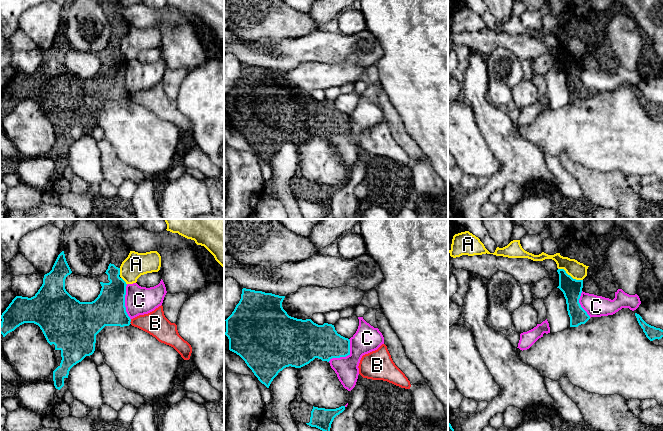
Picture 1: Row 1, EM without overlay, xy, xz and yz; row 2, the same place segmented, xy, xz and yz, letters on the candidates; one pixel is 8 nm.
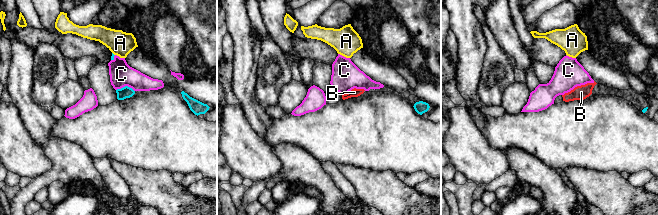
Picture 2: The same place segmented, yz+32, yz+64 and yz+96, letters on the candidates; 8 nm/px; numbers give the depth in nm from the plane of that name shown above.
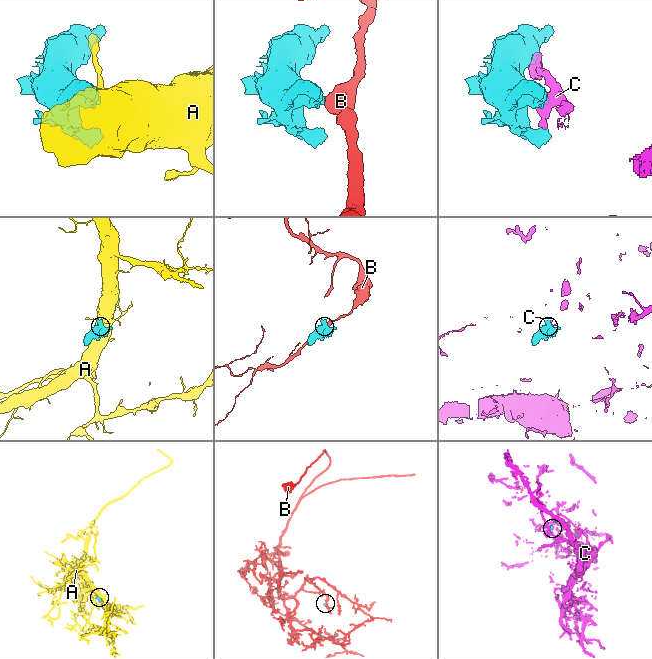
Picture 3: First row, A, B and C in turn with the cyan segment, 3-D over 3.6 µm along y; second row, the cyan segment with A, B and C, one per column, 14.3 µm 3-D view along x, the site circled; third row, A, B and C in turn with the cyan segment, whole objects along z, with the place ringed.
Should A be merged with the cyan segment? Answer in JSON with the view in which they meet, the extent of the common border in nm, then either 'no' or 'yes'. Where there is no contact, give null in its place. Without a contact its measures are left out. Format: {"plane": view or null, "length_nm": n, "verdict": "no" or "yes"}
{"plane": "yz", "length_nm": 220, "verdict": "no"}

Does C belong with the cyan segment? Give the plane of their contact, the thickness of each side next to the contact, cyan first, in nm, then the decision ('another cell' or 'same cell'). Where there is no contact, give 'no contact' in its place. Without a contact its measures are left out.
xz | 280/200 nm | another cell

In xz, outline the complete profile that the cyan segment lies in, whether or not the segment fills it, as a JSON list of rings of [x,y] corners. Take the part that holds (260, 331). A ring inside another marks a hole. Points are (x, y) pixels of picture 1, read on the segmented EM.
[[[243,288],[239,303],[225,320],[229,350],[239,355],[267,388],[286,367],[301,368],[315,358],[329,362],[332,358],[350,355],[350,340],[338,334],[334,325],[318,325],[311,319],[289,316],[282,307],[284,298],[285,296]]]

